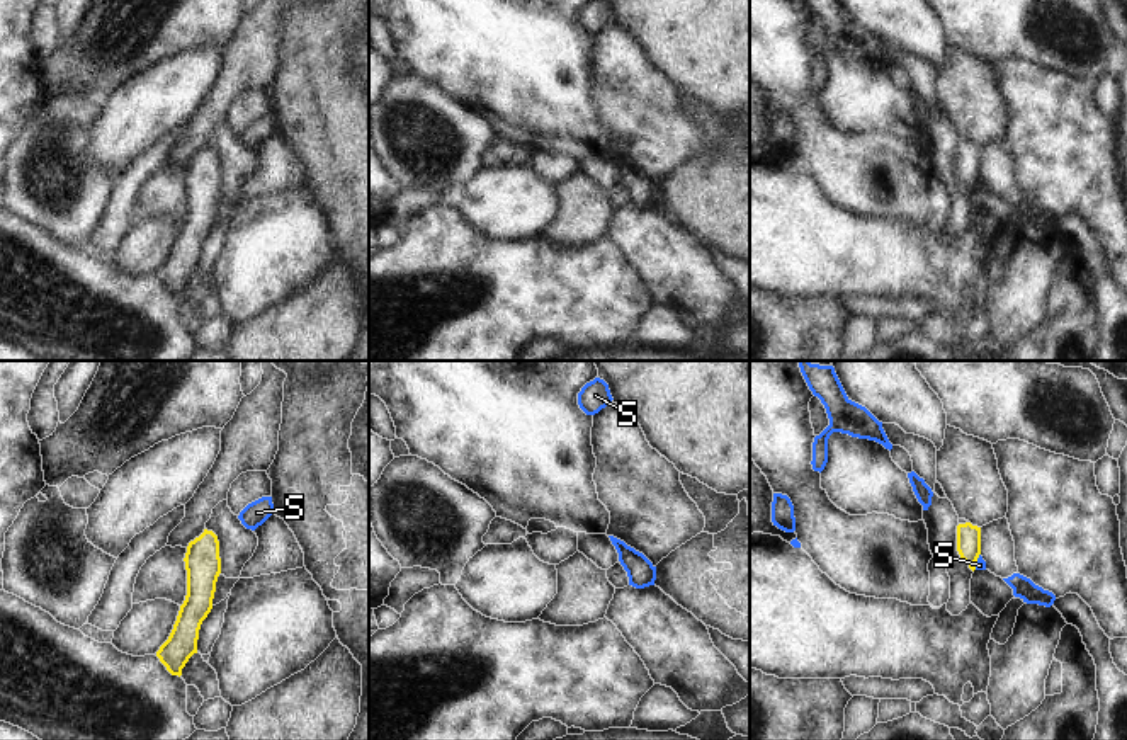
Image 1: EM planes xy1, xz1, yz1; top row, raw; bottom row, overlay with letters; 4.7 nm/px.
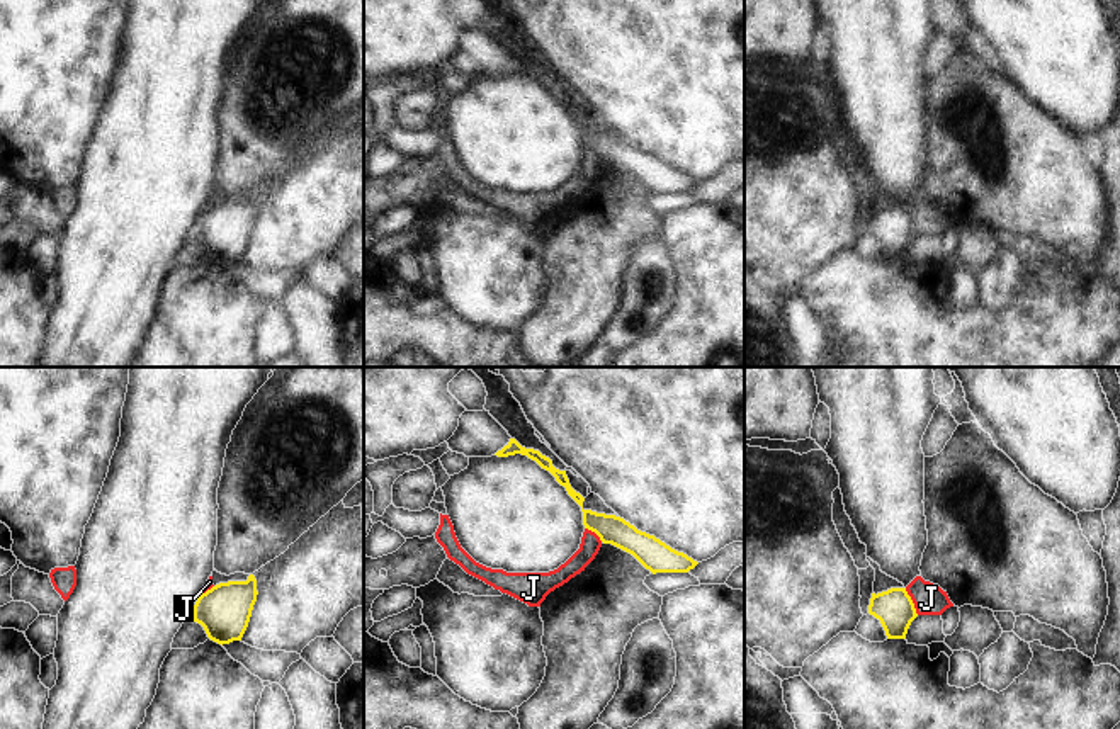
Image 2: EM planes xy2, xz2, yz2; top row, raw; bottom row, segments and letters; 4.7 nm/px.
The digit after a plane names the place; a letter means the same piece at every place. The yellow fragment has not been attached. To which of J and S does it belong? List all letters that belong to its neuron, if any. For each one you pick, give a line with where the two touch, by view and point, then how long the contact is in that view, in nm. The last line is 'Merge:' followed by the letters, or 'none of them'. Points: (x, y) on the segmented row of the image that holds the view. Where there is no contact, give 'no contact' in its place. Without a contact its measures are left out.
Merge: none of them

